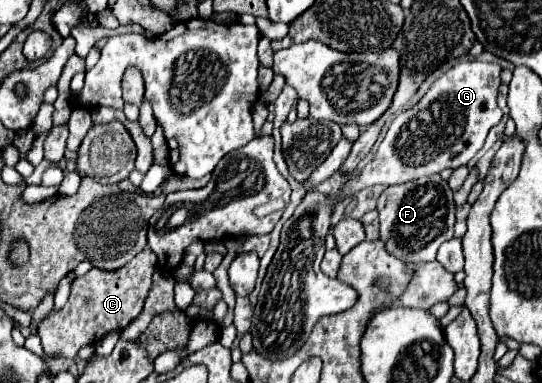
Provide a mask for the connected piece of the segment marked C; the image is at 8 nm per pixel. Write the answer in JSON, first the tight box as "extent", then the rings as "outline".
{"extent":[38,247,158,360],"outline":[[[146,247],[136,258],[132,258],[126,266],[118,270],[104,272],[92,268],[84,276],[76,278],[70,288],[68,304],[60,312],[48,314],[48,318],[38,324],[44,354],[74,360],[80,348],[96,344],[108,332],[122,332],[142,312],[152,286],[152,276],[158,268],[157,256]]]}

